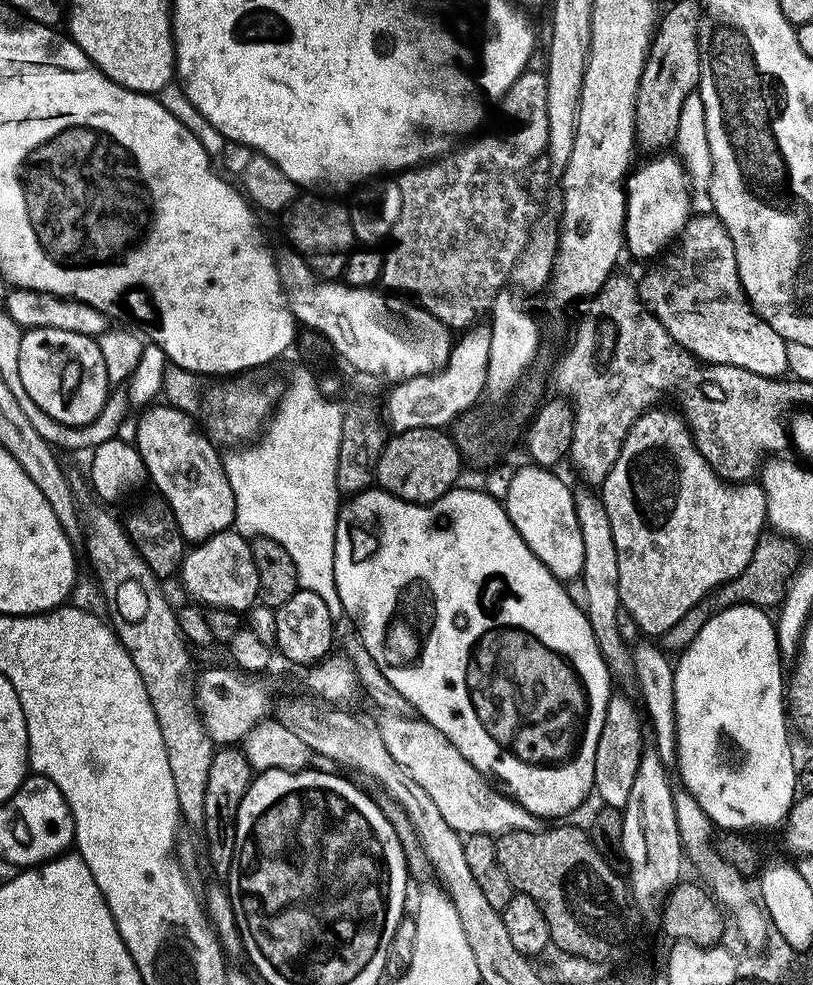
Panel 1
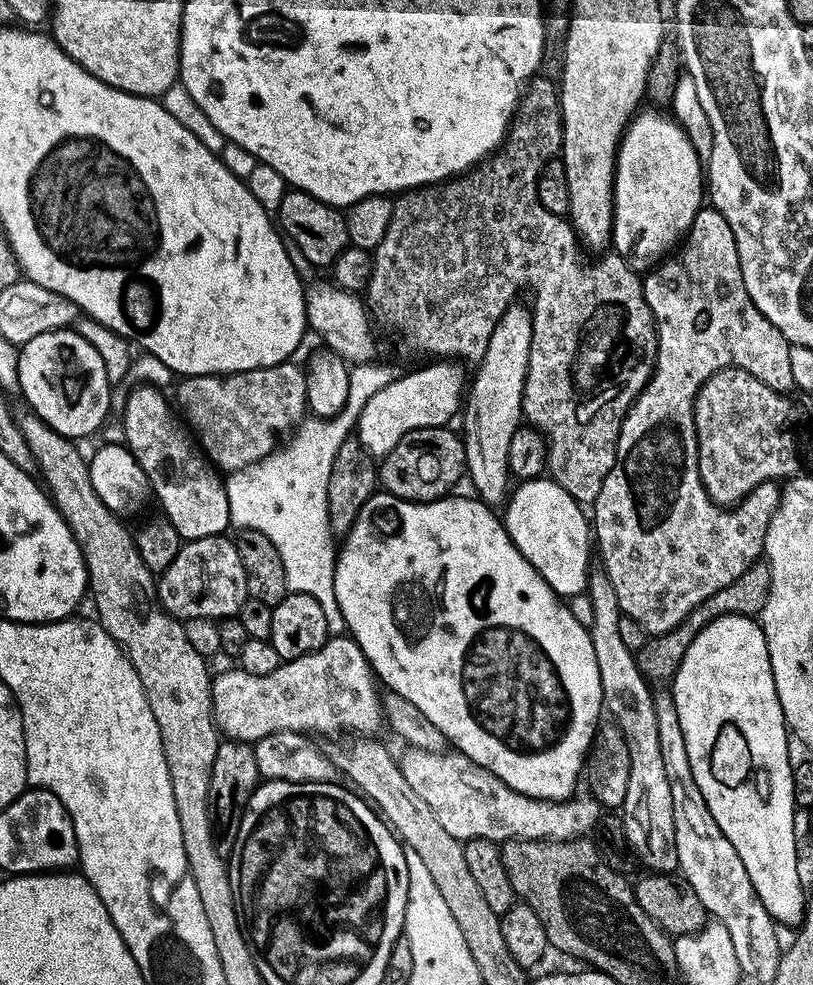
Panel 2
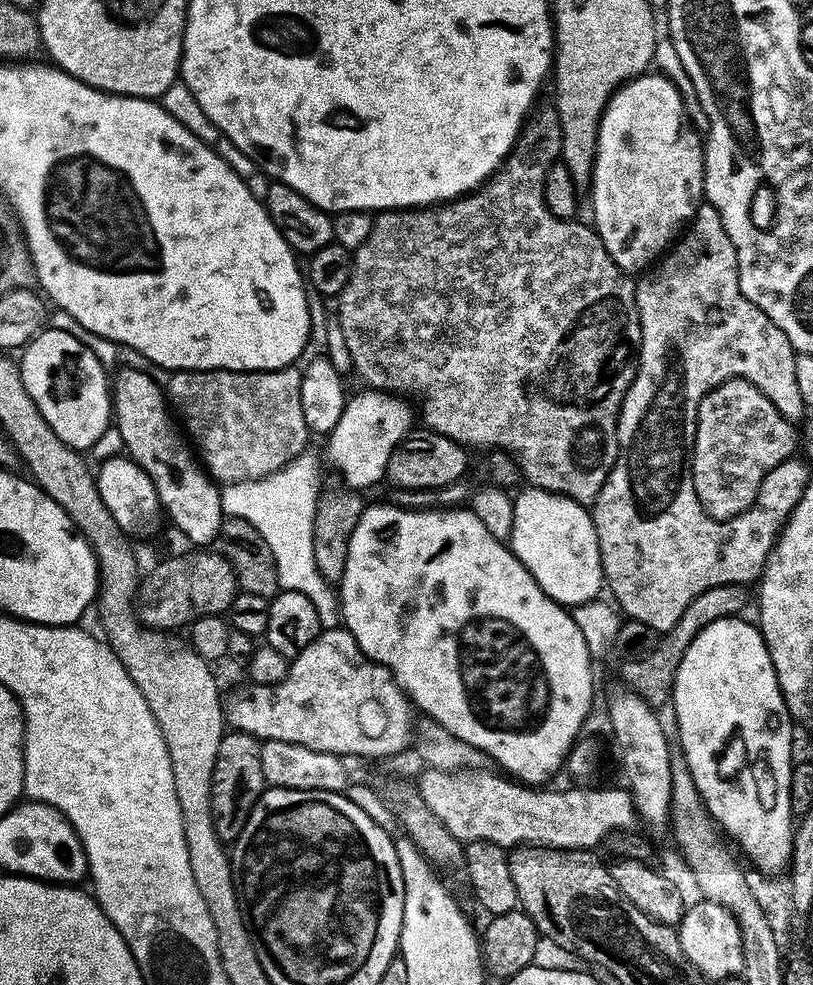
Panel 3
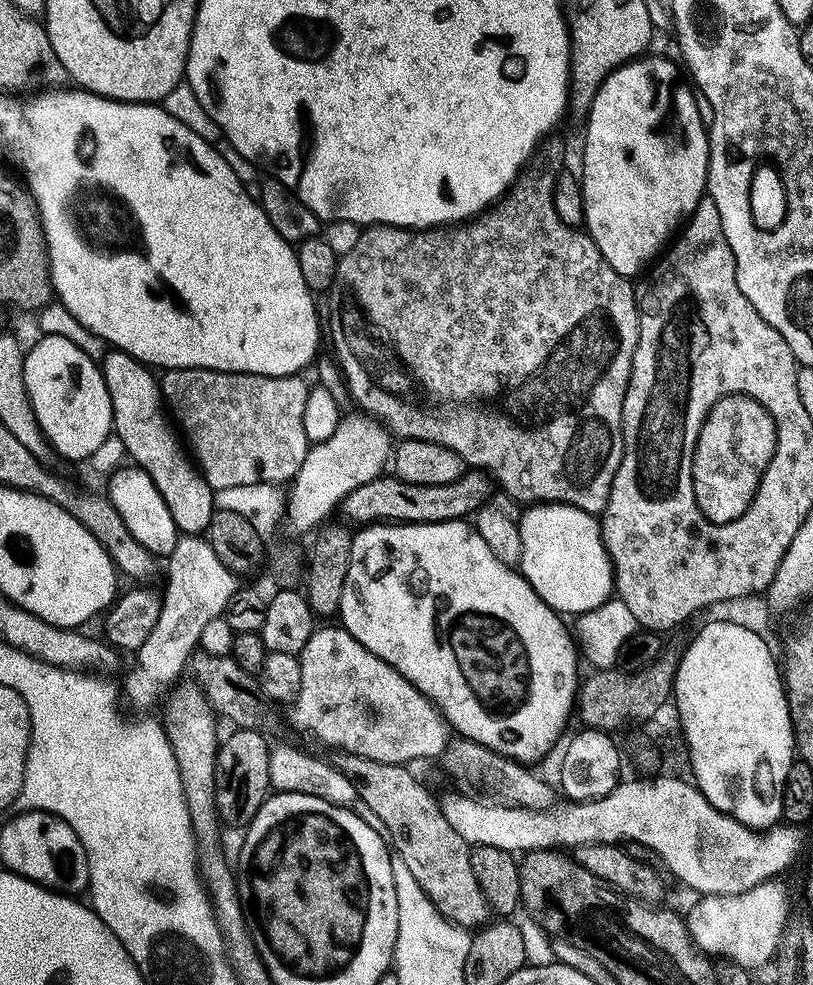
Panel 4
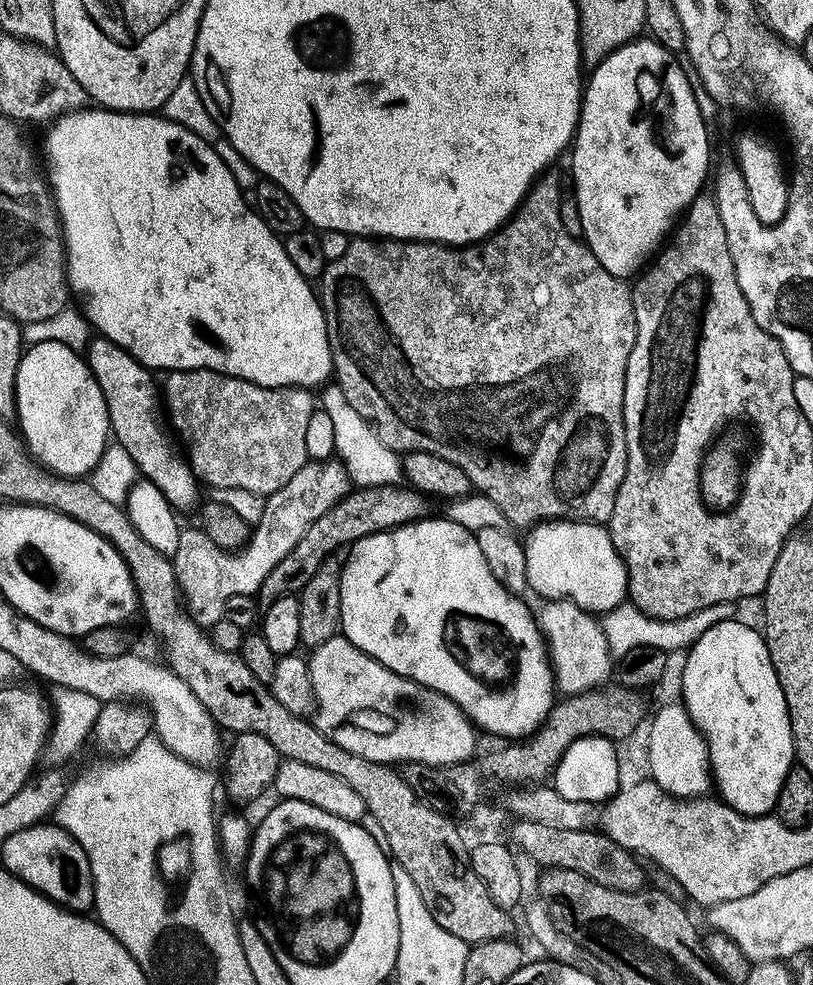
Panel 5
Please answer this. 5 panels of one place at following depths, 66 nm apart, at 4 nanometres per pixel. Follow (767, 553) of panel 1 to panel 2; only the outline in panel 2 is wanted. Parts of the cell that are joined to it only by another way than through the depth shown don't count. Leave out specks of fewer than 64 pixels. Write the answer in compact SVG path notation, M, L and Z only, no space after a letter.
M757 562L750 565L746 574L742 574L742 578L734 578L734 582L730 582L730 586L722 586L722 590L718 590L718 594L710 594L710 598L698 602L698 606L694 606L694 610L690 610L690 614L686 614L686 618L682 618L682 622L678 622L678 626L674 626L674 630L664 632L660 636L652 636L648 644L642 646L640 652L635 653L636 664L645 680L649 682L671 681L672 677L676 675L686 650L690 650L690 642L694 642L694 638L698 638L698 634L707 624L714 622L719 616L759 617L762 606L766 606L769 590L770 570L767 563Z

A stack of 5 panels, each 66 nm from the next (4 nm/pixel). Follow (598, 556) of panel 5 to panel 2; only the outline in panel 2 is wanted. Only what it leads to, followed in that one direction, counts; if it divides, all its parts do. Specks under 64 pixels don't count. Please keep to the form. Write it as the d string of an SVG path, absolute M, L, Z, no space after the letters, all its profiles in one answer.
M550 478L525 479L516 485L502 512L508 537L557 596L569 598L583 593L593 567L592 554L594 558L594 532L585 509Z

